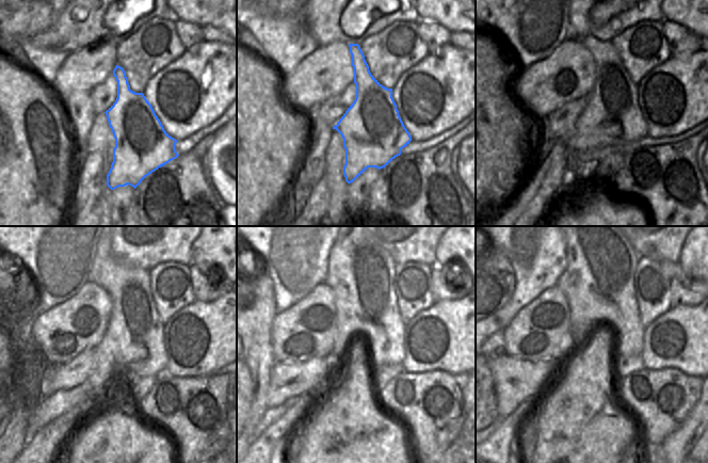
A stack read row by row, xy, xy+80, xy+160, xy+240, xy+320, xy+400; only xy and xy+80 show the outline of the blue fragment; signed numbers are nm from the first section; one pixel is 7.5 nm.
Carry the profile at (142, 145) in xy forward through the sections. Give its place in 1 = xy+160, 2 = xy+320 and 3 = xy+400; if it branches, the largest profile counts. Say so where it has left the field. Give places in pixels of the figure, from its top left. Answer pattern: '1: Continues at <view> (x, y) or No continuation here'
1: Continues at xy+160 (612, 117)
2: Continues at xy+320 (360, 273)
3: Continues at xy+400 (598, 281).

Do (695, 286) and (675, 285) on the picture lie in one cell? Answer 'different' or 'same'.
same

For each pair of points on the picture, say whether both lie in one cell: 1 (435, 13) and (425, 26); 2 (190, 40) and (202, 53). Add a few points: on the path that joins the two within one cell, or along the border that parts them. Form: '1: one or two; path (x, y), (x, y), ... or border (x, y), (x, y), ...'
1: two; border (420, 19), (436, 21), (451, 32)
2: two; border (203, 40), (186, 48)

